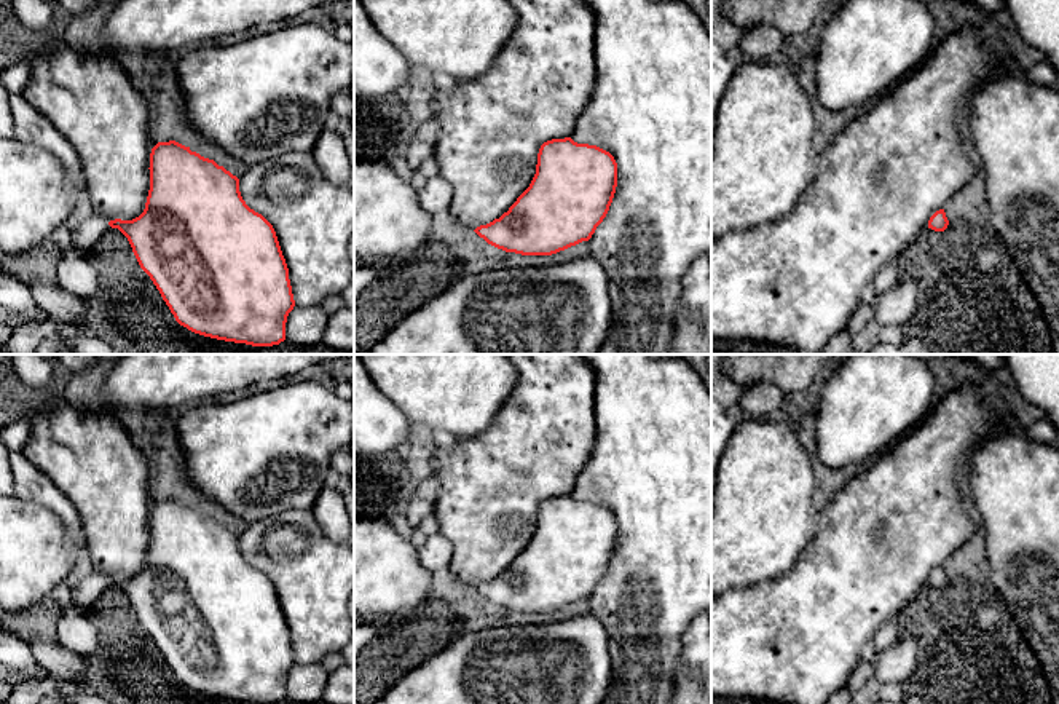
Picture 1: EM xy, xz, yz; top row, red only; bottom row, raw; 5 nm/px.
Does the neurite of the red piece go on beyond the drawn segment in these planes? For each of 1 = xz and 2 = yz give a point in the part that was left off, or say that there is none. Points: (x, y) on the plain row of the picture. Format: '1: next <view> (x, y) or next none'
1: next none
2: next none

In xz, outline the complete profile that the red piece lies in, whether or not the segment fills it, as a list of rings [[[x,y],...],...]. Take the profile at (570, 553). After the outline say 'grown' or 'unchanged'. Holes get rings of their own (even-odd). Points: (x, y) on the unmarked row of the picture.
[[[571,495],[541,503],[530,544],[499,576],[474,589],[488,602],[522,613],[552,613],[589,599],[617,544],[614,514]]]; unchanged

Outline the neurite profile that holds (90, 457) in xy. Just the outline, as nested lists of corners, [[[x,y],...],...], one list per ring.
[[[64,401],[49,412],[27,415],[30,436],[21,453],[38,468],[77,509],[89,568],[107,579],[139,575],[150,548],[148,465],[116,413],[91,407],[81,412]]]

